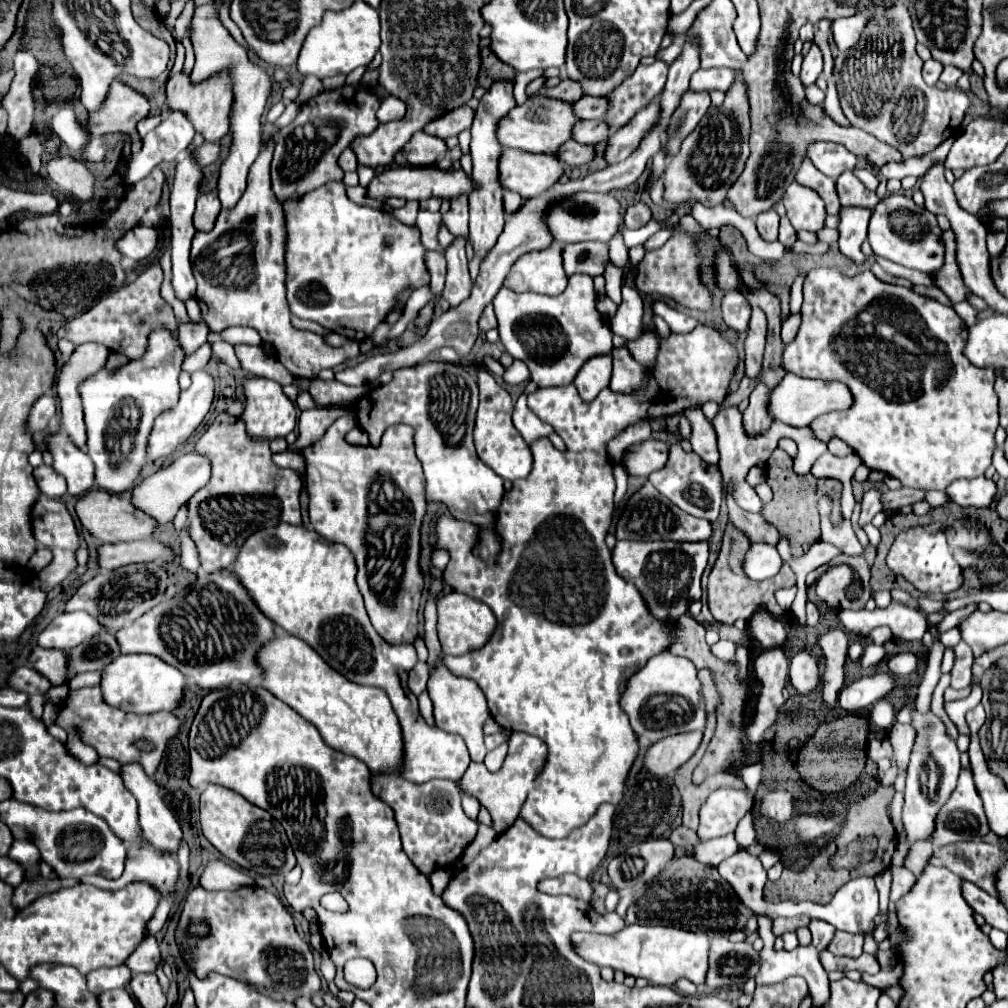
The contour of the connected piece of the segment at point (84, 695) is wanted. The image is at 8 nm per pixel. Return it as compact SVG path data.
M86 687L86 689L70 691L66 701L62 701L58 709L56 725L66 729L66 733L76 731L86 745L96 749L98 757L116 759L120 765L128 765L136 761L138 765L142 765L144 773L152 777L166 751L168 739L178 733L180 721L172 713L150 713L150 715L124 713L102 701L100 687Z

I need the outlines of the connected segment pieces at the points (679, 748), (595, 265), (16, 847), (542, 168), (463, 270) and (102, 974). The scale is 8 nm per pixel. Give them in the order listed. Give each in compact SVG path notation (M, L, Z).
M702 731L680 733L660 739L658 743L646 749L644 769L652 775L666 775L676 771L692 757L692 753L700 745L700 739L702 739Z
M598 241L564 245L562 259L564 259L566 275L586 273L590 277L596 277L604 273L604 267L608 261L608 245Z
M14 839L12 849L10 849L10 857L16 859L18 863L22 863L26 867L26 875L30 875L34 871L34 867L38 865L40 853L38 853L34 843L28 843L28 841L22 841L22 839Z
M508 149L500 155L500 185L504 189L518 193L522 199L538 197L548 187L552 187L562 177L562 163L548 153L526 153L518 149Z
M454 237L454 241L446 247L444 253L448 261L448 271L446 271L446 285L442 297L450 305L458 305L470 295L472 281L468 275L468 261L466 261L466 237Z
M118 965L116 969L94 969L86 975L88 989L92 995L100 995L108 989L126 987L132 979L132 971L126 965Z

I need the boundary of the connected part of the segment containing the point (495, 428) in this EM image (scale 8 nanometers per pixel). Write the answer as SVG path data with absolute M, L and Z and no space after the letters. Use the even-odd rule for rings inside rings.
M478 365L476 371L478 371L478 387L480 387L480 407L478 407L476 427L474 427L474 443L476 443L478 457L488 467L492 467L492 471L498 473L502 479L508 481L522 479L532 469L532 453L512 423L512 407L514 407L512 399L506 393L506 389L500 387L484 367Z

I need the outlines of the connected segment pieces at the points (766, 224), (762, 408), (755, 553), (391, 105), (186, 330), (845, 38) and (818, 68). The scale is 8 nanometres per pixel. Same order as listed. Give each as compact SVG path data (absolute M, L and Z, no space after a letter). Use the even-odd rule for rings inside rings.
M776 211L760 213L756 217L756 229L758 229L760 237L766 241L776 241L778 239L778 221L780 221L780 217L776 215Z
M758 385L750 395L750 405L742 413L744 429L748 429L748 433L764 433L764 429L770 429L772 425L772 417L766 413L768 391L770 391L768 387Z
M752 543L742 561L742 569L752 581L764 581L774 577L780 571L780 565L782 557L778 555L776 547L766 543Z
M386 97L376 113L380 123L388 123L388 121L398 121L404 117L404 101L398 97Z
M203 317L200 319L190 319L180 323L180 329L178 329L178 335L180 335L180 343L182 347L186 349L186 353L190 355L194 349L198 349L202 343L206 343L206 337L208 337L210 329L208 325L204 323Z
M864 13L836 19L832 23L832 33L838 49L848 51L852 45L856 45L856 41L860 41L860 33L864 33L864 25L868 25L870 19L872 15L864 15Z
M814 43L814 45L810 47L810 51L808 51L808 55L806 55L804 61L802 61L800 79L802 79L804 85L812 85L812 83L818 79L820 73L822 73L822 51L820 51L820 47Z

